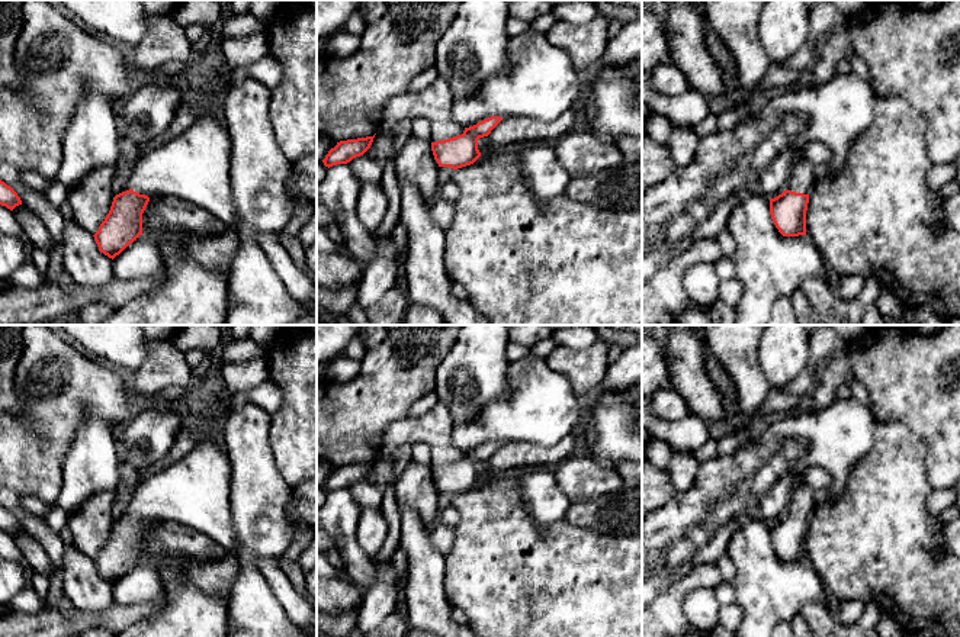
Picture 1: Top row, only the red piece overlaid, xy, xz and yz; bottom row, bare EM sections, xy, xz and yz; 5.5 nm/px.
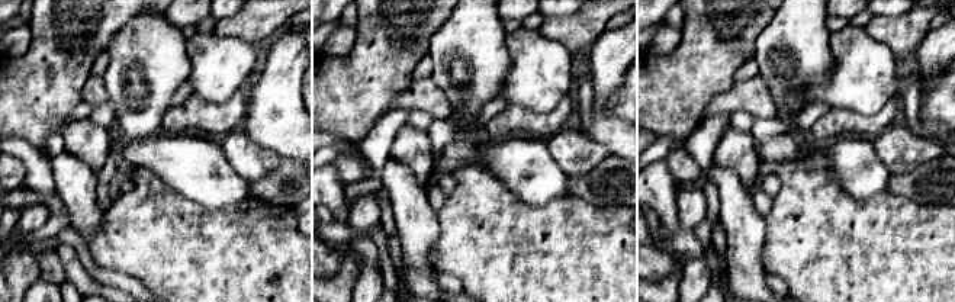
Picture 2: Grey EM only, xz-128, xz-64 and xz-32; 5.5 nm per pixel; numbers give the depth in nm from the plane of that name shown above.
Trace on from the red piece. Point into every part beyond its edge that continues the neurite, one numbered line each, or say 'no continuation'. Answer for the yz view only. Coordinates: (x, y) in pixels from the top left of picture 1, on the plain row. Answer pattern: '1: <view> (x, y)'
1: yz (802, 504)

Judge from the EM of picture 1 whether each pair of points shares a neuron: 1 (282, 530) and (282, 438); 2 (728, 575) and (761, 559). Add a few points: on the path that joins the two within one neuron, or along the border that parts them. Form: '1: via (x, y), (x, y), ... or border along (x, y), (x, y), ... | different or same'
1: border along (269, 444), (275, 466), (291, 488) | different
2: border along (725, 550), (734, 565), (732, 582) | different

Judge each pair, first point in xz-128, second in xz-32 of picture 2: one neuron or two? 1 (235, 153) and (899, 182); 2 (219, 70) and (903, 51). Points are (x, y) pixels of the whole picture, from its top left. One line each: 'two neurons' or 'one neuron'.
1: two neurons
2: two neurons

